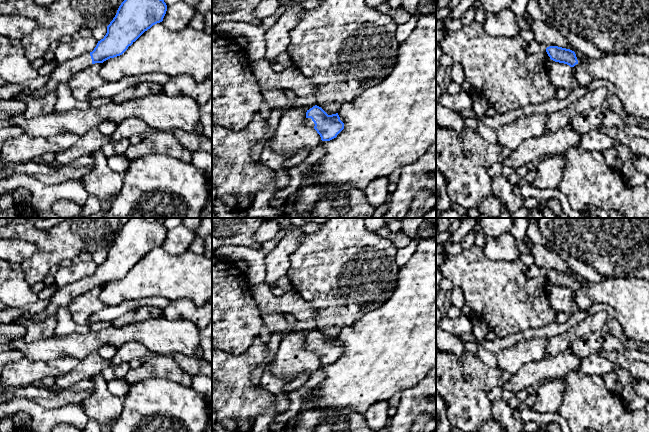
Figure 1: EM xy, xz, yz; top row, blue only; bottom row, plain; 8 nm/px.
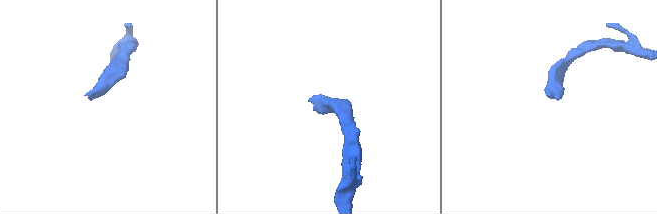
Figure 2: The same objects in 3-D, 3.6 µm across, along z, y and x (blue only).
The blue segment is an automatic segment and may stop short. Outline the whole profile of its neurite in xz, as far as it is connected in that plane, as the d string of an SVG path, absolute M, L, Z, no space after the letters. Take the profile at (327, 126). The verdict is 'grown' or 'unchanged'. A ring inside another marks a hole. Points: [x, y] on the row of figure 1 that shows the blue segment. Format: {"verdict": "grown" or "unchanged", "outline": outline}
{"verdict": "grown", "outline": "M315 105L306 112L305 124L313 127L322 141L330 141L344 129L344 123L338 113L328 115L321 107Z"}

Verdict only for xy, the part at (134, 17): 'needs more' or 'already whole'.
needs more

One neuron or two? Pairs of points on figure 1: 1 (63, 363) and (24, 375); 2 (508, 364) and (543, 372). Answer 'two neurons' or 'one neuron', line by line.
1: one neuron
2: two neurons

